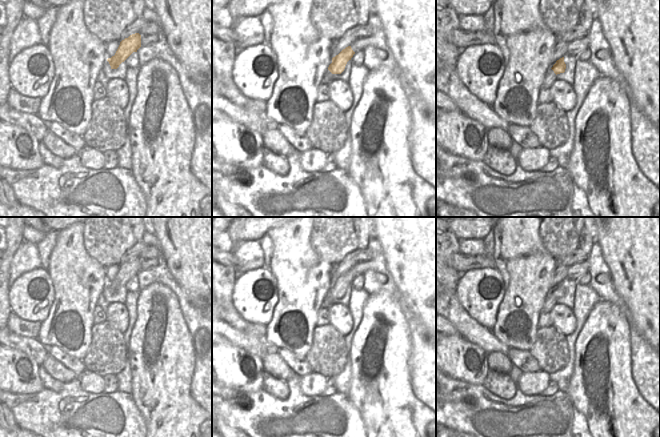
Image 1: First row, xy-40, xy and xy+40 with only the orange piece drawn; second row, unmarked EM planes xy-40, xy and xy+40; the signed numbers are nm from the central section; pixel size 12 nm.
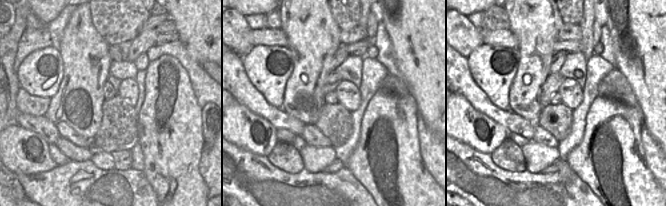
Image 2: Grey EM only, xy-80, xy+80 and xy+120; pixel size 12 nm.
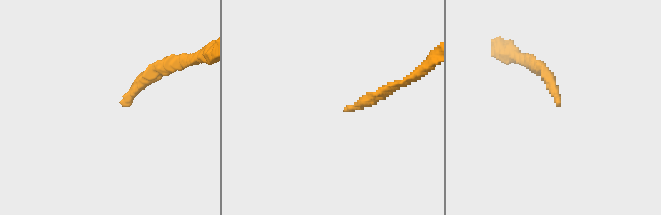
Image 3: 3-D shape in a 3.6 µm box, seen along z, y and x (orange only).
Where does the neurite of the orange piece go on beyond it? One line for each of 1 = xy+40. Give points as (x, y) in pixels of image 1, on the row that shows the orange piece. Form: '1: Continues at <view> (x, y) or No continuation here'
1: Continues at xy+40 (550, 77)

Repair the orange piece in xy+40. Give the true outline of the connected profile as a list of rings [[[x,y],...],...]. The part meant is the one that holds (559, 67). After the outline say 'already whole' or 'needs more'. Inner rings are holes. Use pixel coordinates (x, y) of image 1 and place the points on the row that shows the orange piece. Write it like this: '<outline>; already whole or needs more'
[[[562,57],[556,61],[551,69],[547,70],[541,87],[544,89],[549,89],[551,85],[557,80],[556,75],[564,73],[565,69],[566,64],[564,62],[564,57]]]; needs more

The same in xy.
[[[348,46],[338,55],[333,57],[332,63],[324,73],[323,83],[329,84],[333,80],[333,74],[341,74],[344,71],[347,62],[351,60],[354,54],[355,52],[352,50],[351,46]]]; needs more

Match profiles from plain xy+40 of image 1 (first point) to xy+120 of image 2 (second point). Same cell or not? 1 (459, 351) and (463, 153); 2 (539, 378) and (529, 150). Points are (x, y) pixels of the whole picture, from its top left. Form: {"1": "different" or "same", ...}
{"1": "different", "2": "same"}

